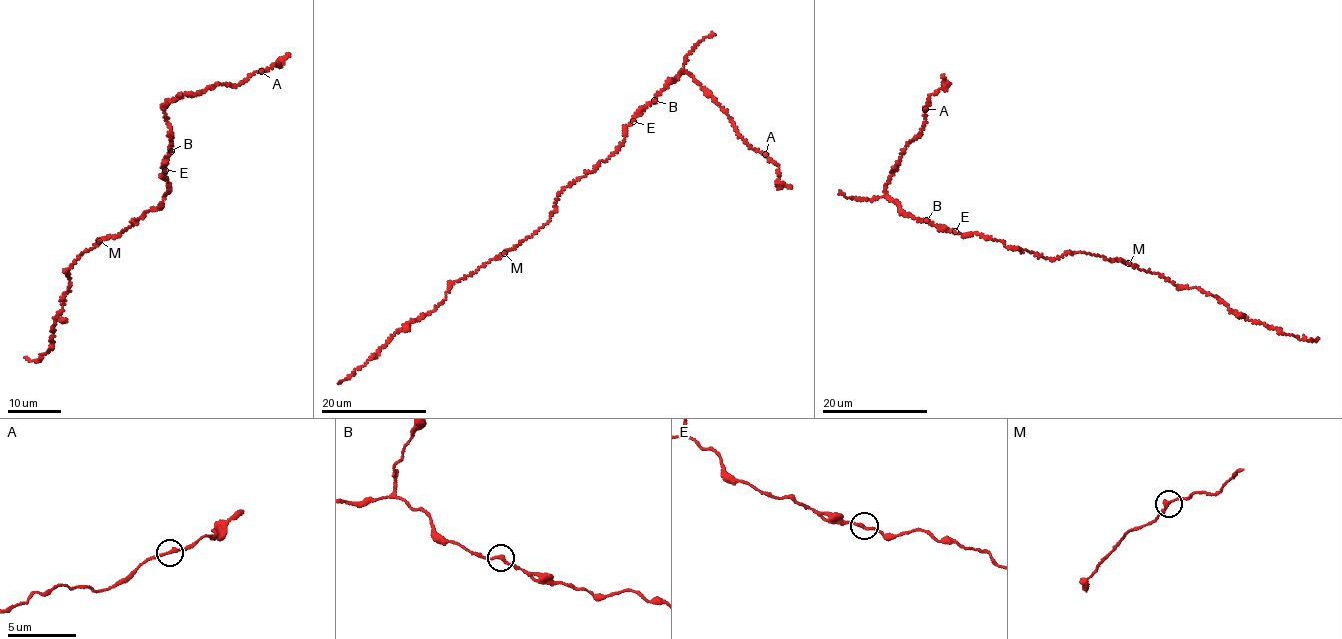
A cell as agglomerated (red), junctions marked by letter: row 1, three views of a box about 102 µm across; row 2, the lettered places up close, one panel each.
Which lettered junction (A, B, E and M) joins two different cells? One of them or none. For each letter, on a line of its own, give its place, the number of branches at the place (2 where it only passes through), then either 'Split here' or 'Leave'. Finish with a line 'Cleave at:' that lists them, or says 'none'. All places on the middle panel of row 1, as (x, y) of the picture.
A: Place: (765, 154). Branches: 2. Leave
B: Place: (654, 100). Branches: 2. Leave
E: Place: (633, 121). Branches: 2. Leave
M: Place: (504, 253). Branches: 2. Leave
Cleave at: none

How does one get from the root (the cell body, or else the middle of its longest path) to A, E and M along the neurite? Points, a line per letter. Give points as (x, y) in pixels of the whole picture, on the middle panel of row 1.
A: (576, 179), (608, 159), (624, 140), (631, 119), (682, 71), (725, 110), (737, 135), (765, 154)
E: (576, 179), (592, 172), (617, 149), (624, 140), (625, 127), (633, 121)
M: (576, 179), (557, 196), (555, 210), (547, 223), (519, 245), (503, 252)

